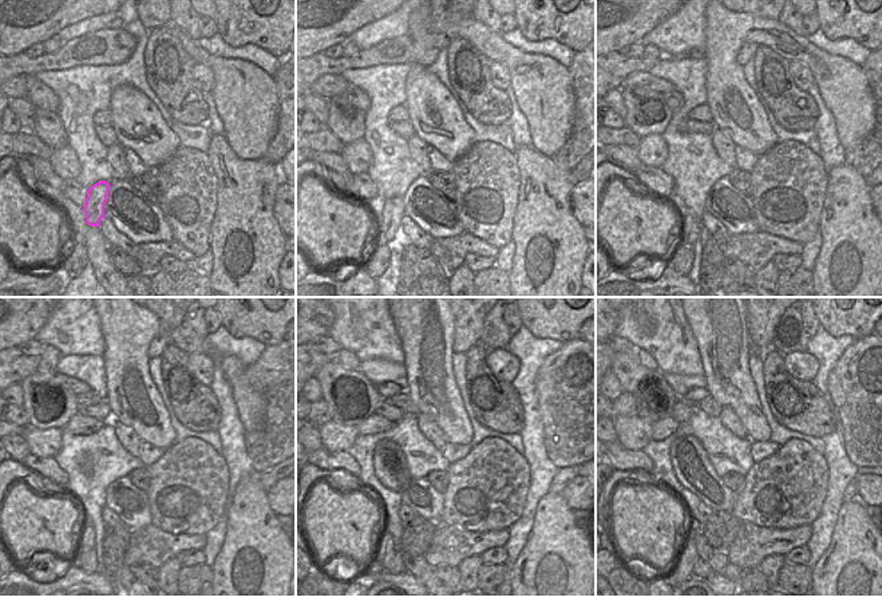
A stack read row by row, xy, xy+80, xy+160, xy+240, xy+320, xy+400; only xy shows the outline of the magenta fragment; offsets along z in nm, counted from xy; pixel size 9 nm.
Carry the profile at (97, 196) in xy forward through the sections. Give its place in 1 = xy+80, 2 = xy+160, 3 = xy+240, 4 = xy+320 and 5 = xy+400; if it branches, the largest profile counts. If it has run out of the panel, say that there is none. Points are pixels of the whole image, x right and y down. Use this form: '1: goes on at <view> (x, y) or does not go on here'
1: goes on at xy+80 (390, 212)
2: goes on at xy+160 (691, 226)
3: goes on at xy+240 (87, 536)
4: goes on at xy+320 (384, 548)
5: goes on at xy+400 (688, 554)

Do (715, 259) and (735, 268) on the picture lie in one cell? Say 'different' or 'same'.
different

